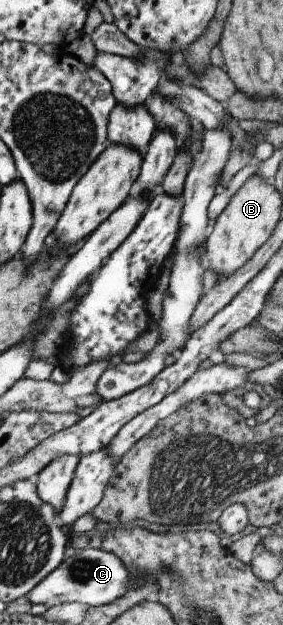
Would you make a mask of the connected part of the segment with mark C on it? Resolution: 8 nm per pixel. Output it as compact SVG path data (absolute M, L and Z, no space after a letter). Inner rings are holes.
M87 547L78 552L70 551L61 565L26 593L26 597L32 605L39 603L49 608L71 602L88 603L90 607L100 606L128 592L132 587L130 579L129 570L115 554Z

